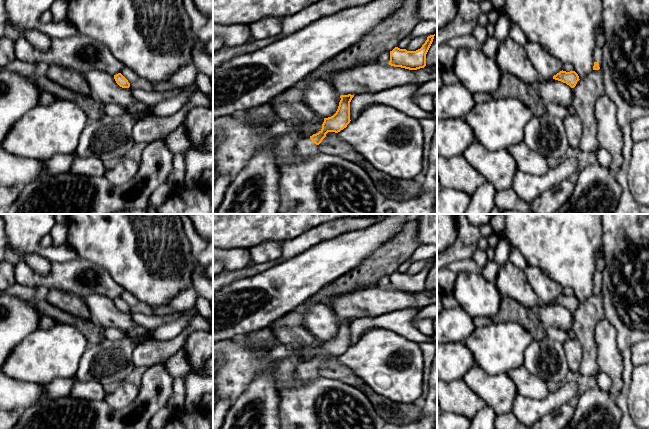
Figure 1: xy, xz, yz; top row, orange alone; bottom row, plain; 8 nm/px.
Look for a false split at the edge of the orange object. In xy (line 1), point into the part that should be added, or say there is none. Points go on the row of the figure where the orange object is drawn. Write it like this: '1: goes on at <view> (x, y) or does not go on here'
1: does not go on here

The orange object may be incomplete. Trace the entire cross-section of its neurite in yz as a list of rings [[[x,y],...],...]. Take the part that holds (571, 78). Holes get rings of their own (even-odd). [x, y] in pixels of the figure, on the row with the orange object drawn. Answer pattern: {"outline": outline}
{"outline": [[[560,71],[556,75],[553,76],[553,79],[566,83],[571,88],[574,88],[577,82],[580,80],[578,74],[575,71]]]}

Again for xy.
{"outline": [[[121,73],[114,75],[114,79],[120,87],[122,87],[122,88],[129,88],[130,87],[130,83]]]}

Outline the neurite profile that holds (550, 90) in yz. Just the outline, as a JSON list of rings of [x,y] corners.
[[[553,77],[549,79],[542,78],[534,85],[544,104],[557,104],[564,108],[572,106],[573,92],[572,88]]]

